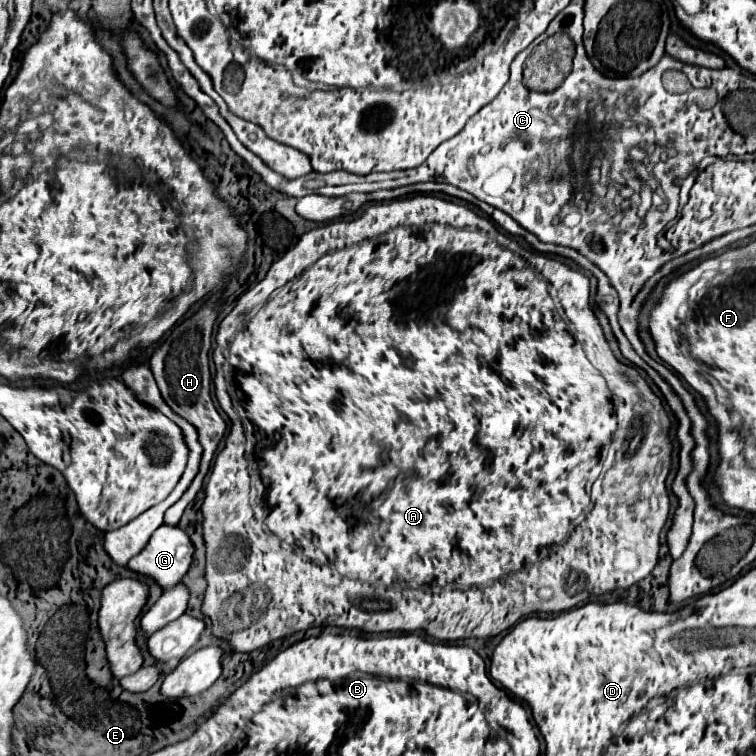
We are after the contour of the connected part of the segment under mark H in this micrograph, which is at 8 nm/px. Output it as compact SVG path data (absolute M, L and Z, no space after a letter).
M212 299L210 303L206 303L192 315L188 315L184 321L180 321L168 333L166 341L154 351L154 355L150 359L150 369L162 391L162 399L172 407L174 413L178 413L180 417L184 417L188 423L192 423L196 427L196 431L200 435L200 445L204 447L204 457L200 459L200 469L198 469L198 475L196 475L192 487L188 487L184 491L184 495L164 515L164 523L168 523L168 525L176 525L180 521L186 505L190 503L190 495L196 495L200 491L202 481L208 473L212 455L226 433L226 423L220 417L220 413L216 411L212 397L210 397L212 377L210 377L210 369L208 369L208 353L210 353L210 337L212 337L214 321L216 321L216 307L214 307L214 299Z

